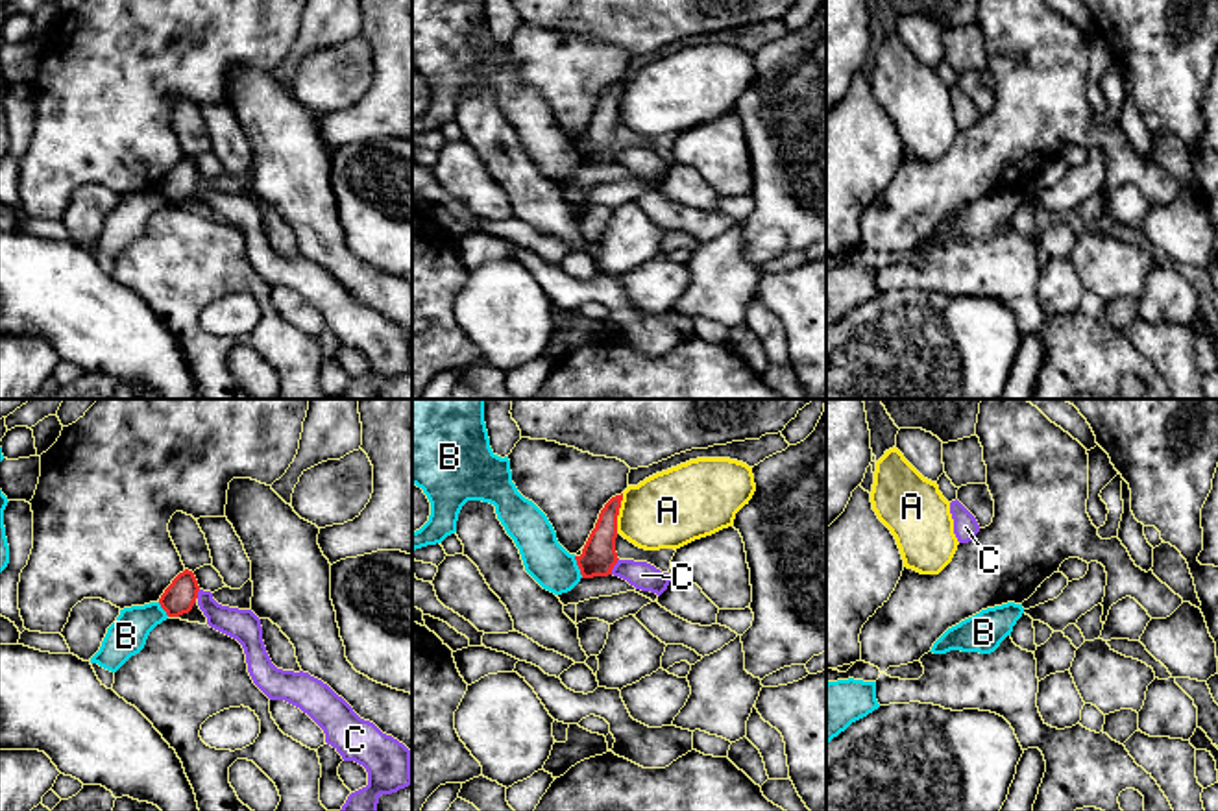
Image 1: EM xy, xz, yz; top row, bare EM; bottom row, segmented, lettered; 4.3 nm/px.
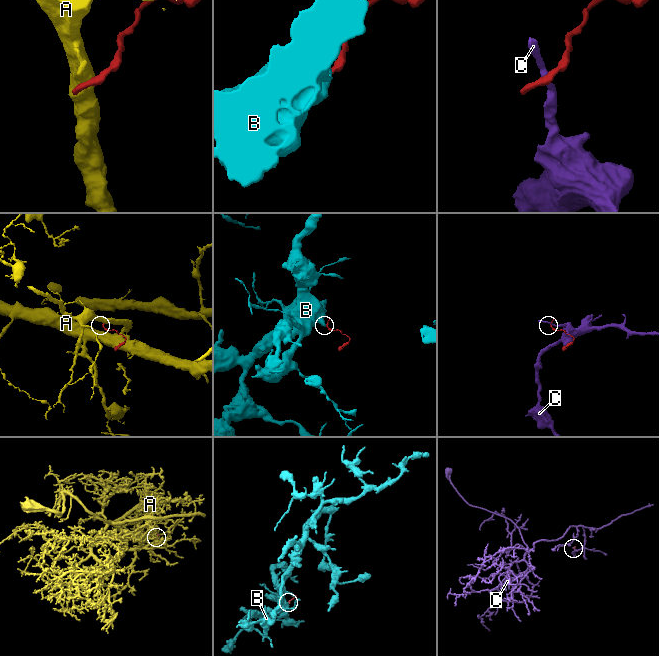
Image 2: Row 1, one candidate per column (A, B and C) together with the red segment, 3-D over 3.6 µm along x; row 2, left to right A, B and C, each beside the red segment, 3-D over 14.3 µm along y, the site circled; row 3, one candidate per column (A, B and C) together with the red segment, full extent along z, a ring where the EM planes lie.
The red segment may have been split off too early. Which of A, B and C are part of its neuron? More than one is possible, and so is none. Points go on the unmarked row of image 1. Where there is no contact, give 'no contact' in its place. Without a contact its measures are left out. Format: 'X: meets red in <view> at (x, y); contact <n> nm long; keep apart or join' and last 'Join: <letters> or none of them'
A: meets red in xz at (618, 100); contact 180 nm long; keep apart
B: meets red in xz at (579, 154); contact 100 nm long; keep apart
C: meets red in xz at (614, 150); contact 80 nm long; keep apart
Join: none of them

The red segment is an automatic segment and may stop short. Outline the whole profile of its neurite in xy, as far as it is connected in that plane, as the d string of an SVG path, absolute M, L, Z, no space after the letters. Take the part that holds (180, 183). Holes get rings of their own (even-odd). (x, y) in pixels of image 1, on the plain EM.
M185 155L164 176L164 179L159 185L159 190L168 203L179 203L192 196L198 185L198 177L200 177L200 172L194 159Z

